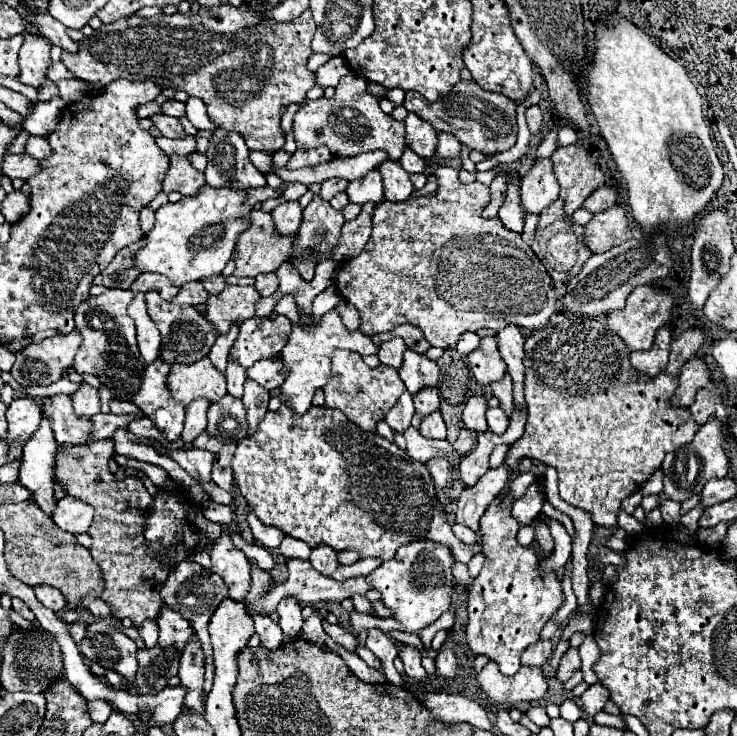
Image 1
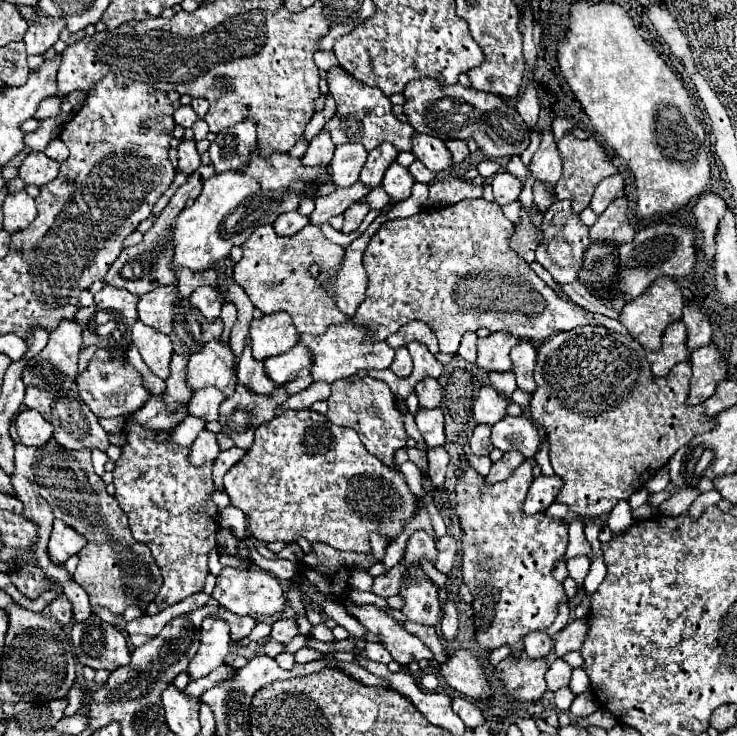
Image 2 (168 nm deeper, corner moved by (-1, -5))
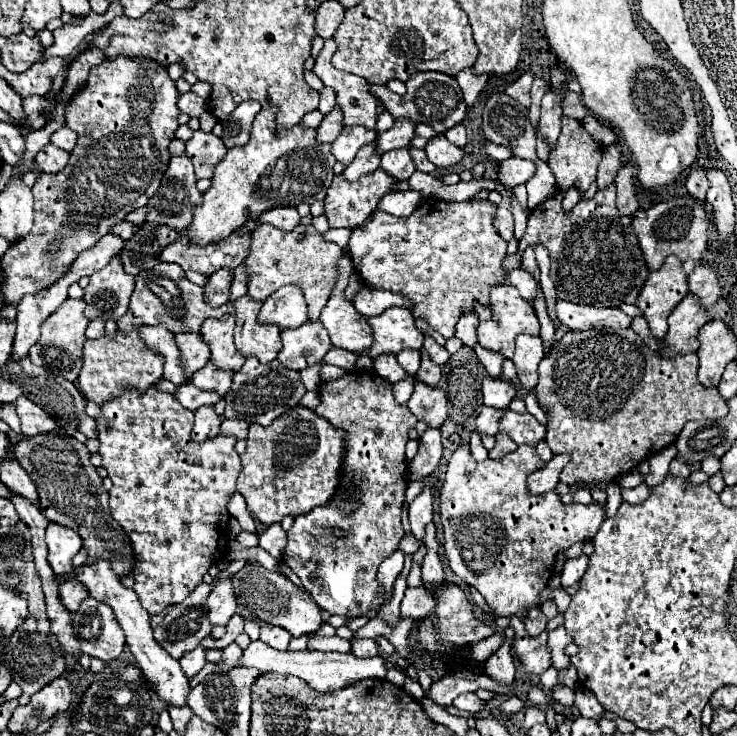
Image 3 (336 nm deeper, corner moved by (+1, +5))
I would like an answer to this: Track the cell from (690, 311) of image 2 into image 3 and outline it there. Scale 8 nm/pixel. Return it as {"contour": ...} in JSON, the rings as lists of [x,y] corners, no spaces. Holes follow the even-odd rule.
{"contour":[[[699,262],[695,266],[695,270],[689,274],[689,292],[699,296],[701,304],[705,308],[713,306],[717,302],[717,298],[719,298],[719,292],[721,292],[717,272],[709,264]]]}

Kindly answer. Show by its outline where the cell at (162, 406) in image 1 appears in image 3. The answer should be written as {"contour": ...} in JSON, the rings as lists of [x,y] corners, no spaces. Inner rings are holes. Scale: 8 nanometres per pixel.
{"contour":[[[179,332],[175,334],[177,346],[181,350],[181,360],[187,372],[187,378],[193,376],[193,372],[197,372],[199,368],[203,368],[209,362],[209,344],[205,344],[205,340],[201,340],[199,332]]]}

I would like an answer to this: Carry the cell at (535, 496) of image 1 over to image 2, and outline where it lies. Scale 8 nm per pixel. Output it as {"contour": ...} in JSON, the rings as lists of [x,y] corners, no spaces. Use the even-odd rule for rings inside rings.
{"contour":[[[539,476],[533,480],[525,504],[523,504],[523,512],[527,516],[537,514],[537,512],[545,512],[553,502],[557,492],[561,490],[561,478],[559,476]]]}

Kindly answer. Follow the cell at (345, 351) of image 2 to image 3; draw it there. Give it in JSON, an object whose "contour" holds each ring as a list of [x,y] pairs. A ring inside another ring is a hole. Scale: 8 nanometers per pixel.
{"contour":[[[389,308],[379,316],[367,318],[375,336],[367,356],[377,358],[385,352],[397,354],[405,348],[421,350],[425,336],[415,328],[415,318],[411,314],[413,312],[409,308]]]}

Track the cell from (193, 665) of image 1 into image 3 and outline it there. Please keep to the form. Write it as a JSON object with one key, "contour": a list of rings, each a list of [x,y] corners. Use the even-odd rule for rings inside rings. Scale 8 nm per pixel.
{"contour":[[[231,576],[215,586],[215,590],[207,598],[207,606],[209,606],[209,620],[213,626],[225,626],[229,622],[229,618],[235,614],[237,608]]]}

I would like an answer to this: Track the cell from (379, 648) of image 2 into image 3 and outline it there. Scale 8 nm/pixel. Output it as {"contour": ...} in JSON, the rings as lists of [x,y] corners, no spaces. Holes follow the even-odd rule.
{"contour":[[[353,638],[351,640],[351,654],[357,658],[377,656],[377,644],[371,638]]]}

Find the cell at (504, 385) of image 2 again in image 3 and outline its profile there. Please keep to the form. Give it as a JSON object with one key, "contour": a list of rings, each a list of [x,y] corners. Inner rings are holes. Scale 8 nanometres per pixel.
{"contour":[[[477,344],[473,350],[475,350],[477,358],[481,360],[481,364],[485,366],[485,370],[489,372],[489,376],[499,378],[499,376],[501,376],[503,356],[501,356],[501,354],[497,354],[497,352],[493,352],[493,350],[485,350],[485,348],[481,348],[481,344]]]}

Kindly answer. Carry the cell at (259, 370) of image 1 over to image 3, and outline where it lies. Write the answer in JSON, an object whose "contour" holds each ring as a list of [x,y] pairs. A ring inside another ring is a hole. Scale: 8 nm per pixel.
{"contour":[[[307,320],[305,324],[297,328],[289,328],[281,332],[283,348],[277,356],[277,360],[291,370],[305,370],[313,364],[319,364],[323,356],[329,352],[333,346],[329,340],[329,334],[325,326],[317,320]]]}

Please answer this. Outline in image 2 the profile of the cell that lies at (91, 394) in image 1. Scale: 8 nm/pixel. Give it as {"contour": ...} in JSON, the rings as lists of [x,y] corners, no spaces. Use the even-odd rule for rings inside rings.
{"contour":[[[89,360],[89,368],[77,376],[77,386],[79,386],[81,400],[99,418],[101,416],[113,418],[113,416],[121,416],[121,414],[127,416],[127,414],[139,410],[149,398],[149,390],[143,386],[139,372],[131,364],[119,362],[119,360],[107,360],[107,362]]]}

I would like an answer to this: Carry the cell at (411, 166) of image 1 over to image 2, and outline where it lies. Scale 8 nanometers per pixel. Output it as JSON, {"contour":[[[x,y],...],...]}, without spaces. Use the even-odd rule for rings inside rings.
{"contour":[[[415,160],[415,162],[409,166],[409,172],[411,172],[411,176],[413,176],[417,182],[425,182],[425,184],[429,184],[429,182],[435,178],[435,174],[433,174],[429,168],[425,168],[425,164],[419,162],[419,160]]]}

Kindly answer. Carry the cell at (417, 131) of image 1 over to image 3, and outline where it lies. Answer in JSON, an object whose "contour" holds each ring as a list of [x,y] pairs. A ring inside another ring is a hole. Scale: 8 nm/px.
{"contour":[[[435,136],[429,140],[429,144],[425,146],[425,152],[429,156],[429,160],[437,166],[437,168],[449,168],[453,164],[459,164],[463,158],[463,148],[451,144],[445,136]]]}

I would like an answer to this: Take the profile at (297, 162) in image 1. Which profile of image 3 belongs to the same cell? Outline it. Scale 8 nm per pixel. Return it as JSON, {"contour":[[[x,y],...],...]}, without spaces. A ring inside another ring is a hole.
{"contour":[[[333,108],[325,118],[323,118],[323,122],[321,122],[321,126],[317,128],[317,140],[319,142],[335,142],[335,138],[341,134],[341,130],[343,130],[343,124],[341,124],[341,120],[343,120],[343,112],[341,112],[341,108]]]}

